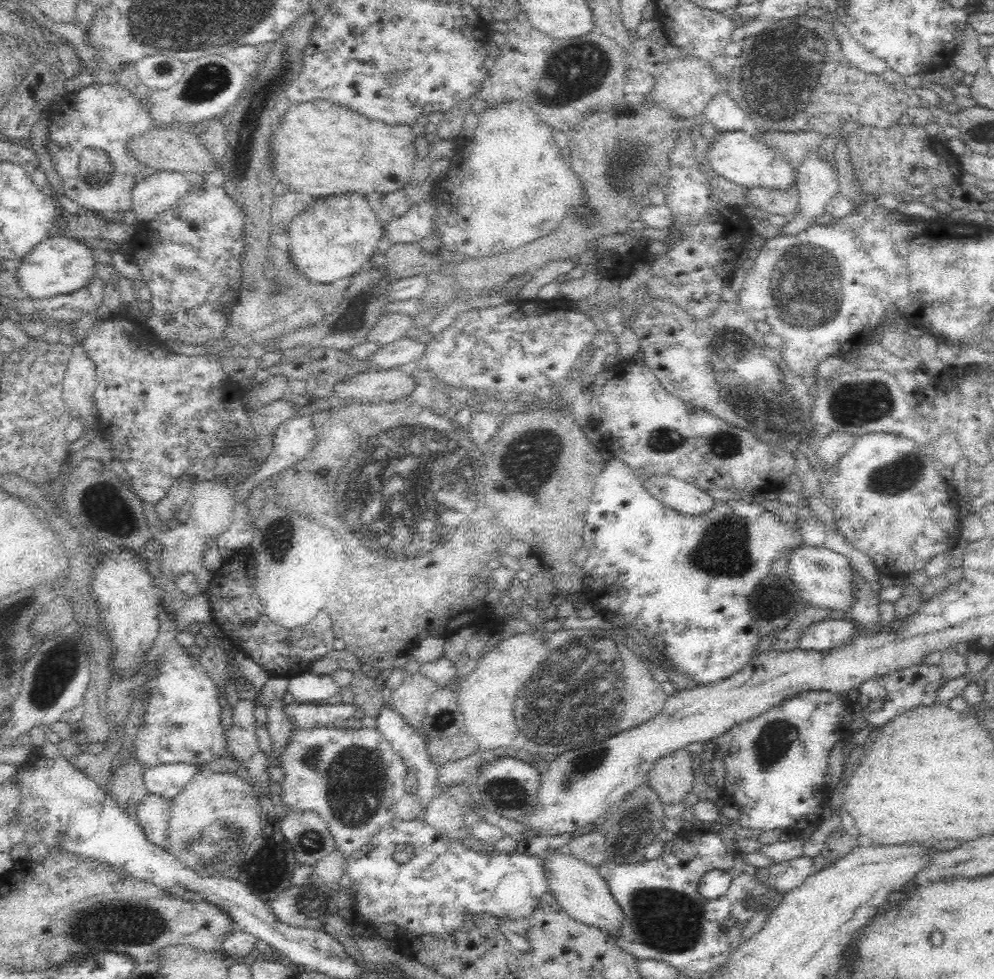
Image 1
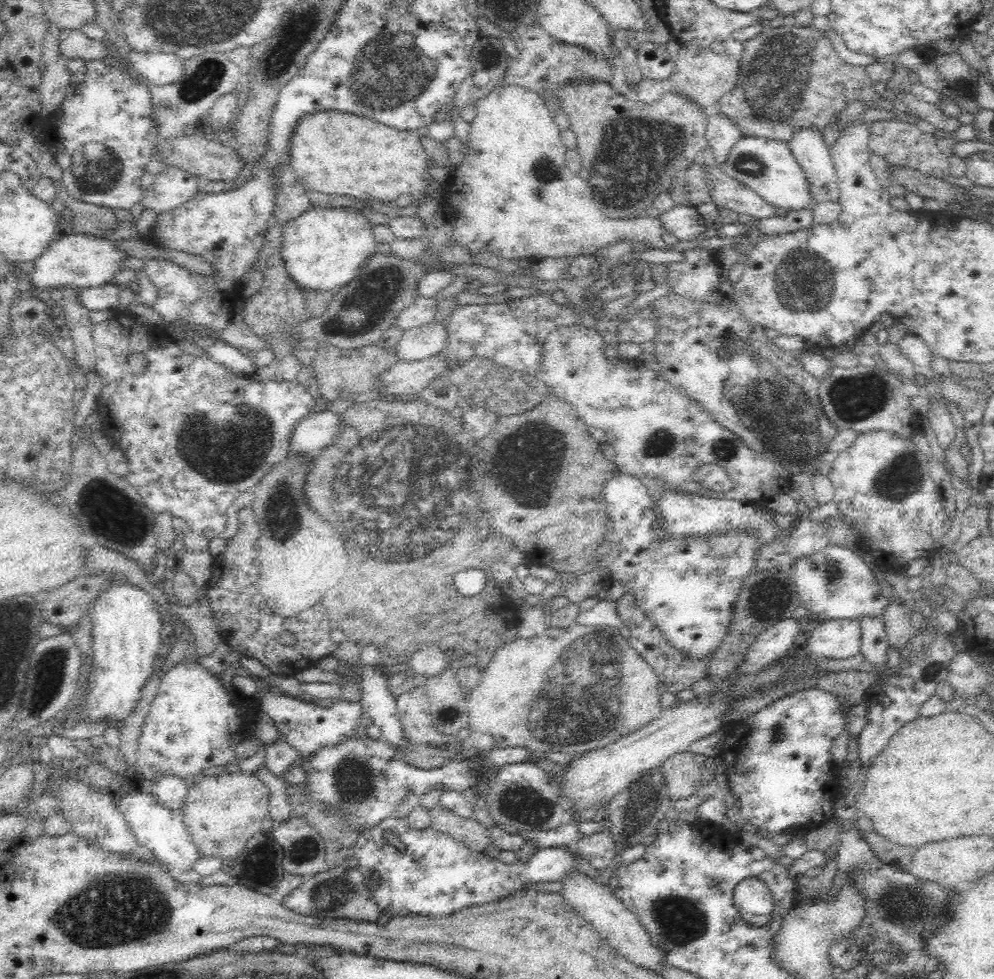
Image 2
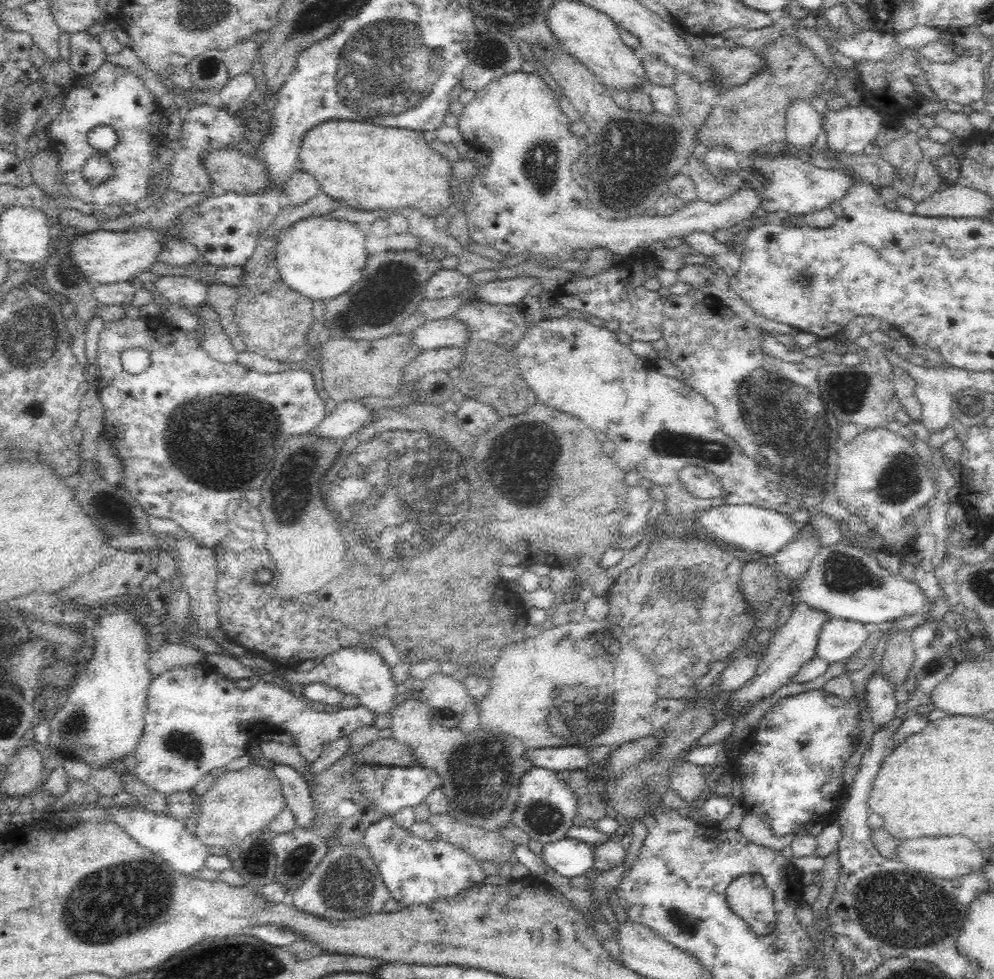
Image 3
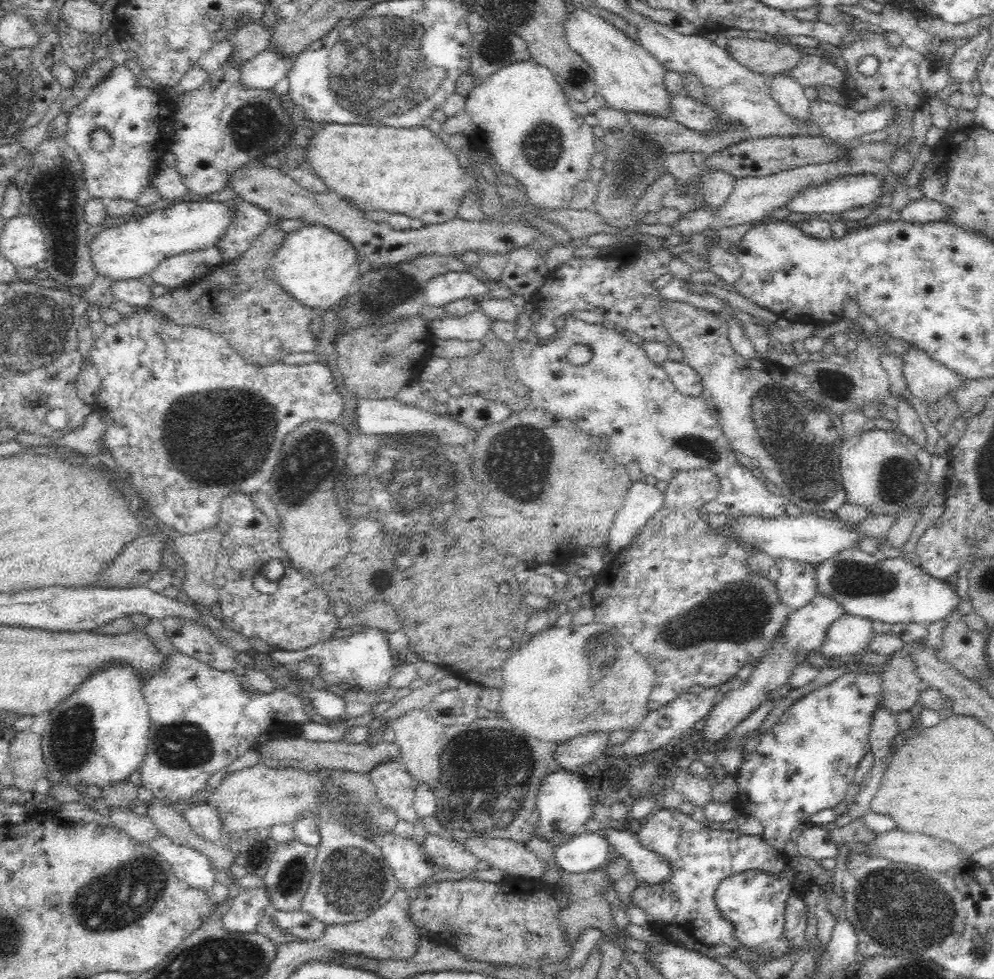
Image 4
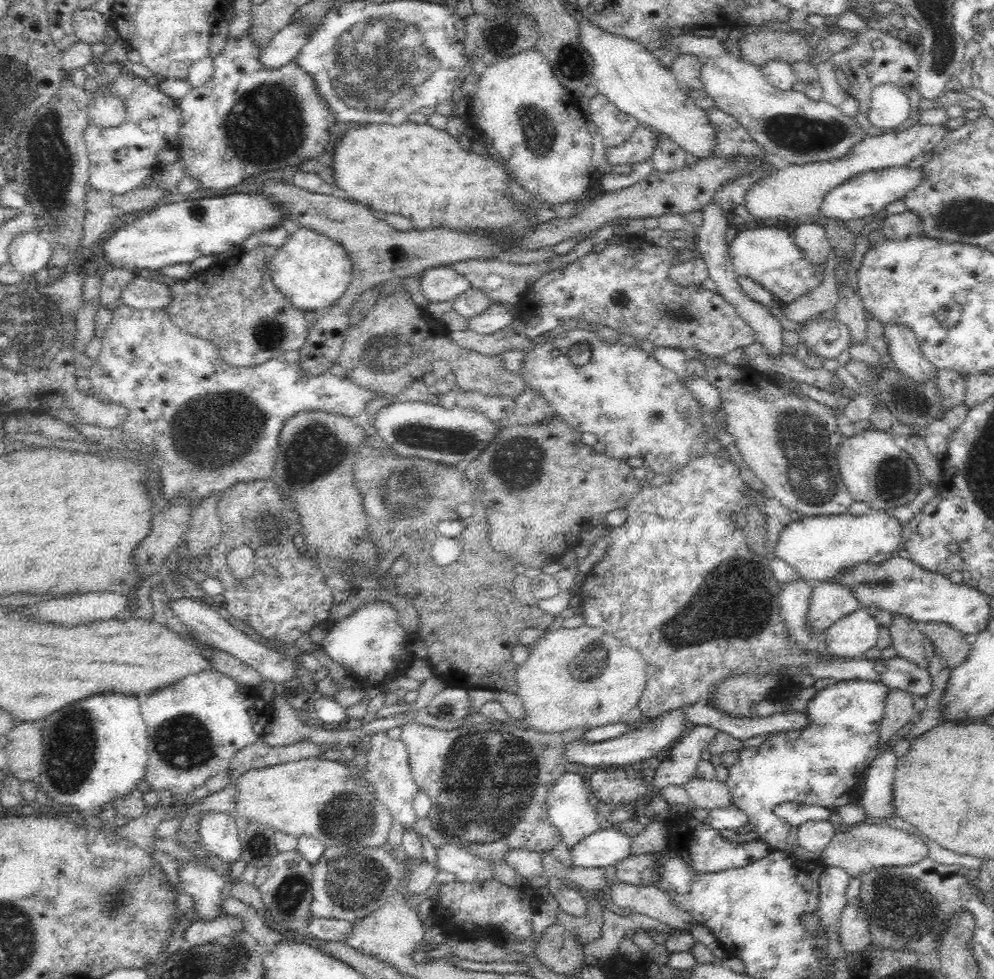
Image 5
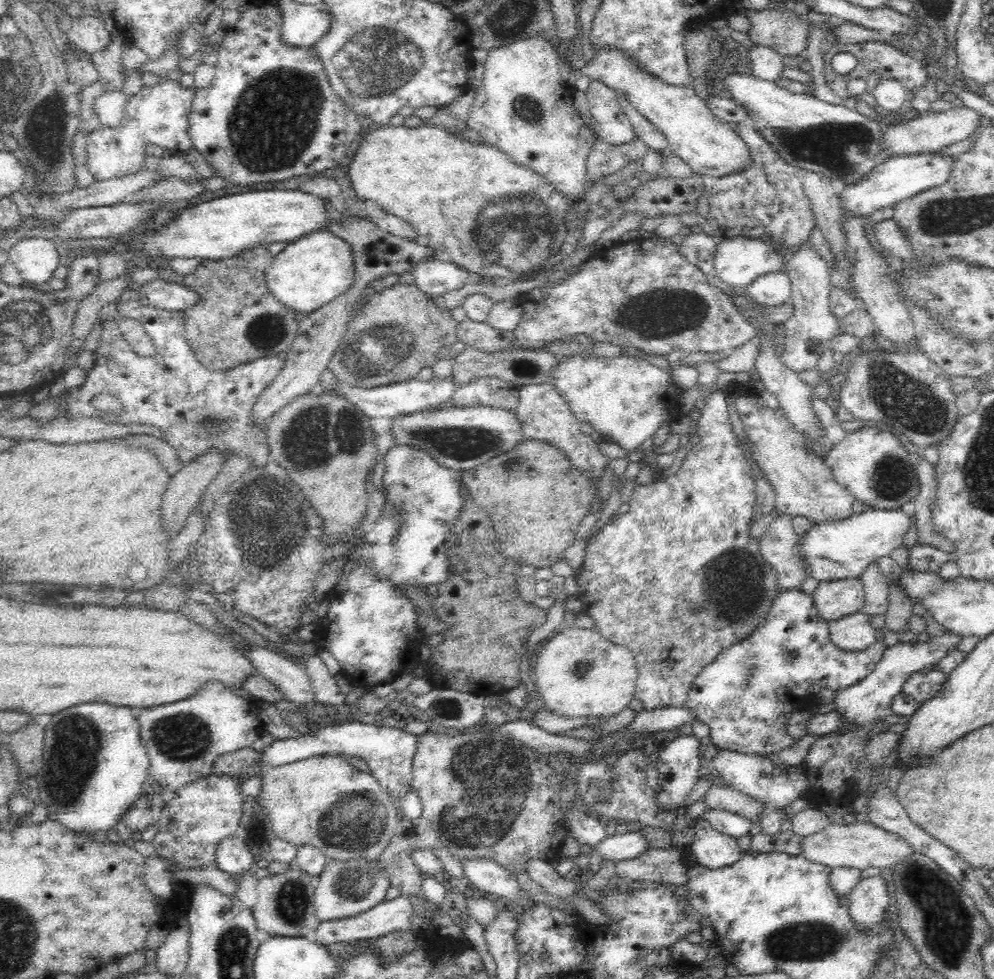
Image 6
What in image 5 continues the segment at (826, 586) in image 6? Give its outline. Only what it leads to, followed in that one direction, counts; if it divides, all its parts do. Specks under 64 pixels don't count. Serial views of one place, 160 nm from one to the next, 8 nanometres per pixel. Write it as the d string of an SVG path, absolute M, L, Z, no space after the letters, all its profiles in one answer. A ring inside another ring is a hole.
M828 581L814 583L808 607L807 628L818 636L859 608L853 592Z

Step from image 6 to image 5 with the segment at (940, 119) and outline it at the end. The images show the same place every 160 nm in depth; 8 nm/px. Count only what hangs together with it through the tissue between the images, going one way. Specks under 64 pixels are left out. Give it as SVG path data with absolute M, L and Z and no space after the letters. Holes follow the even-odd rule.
M914 126L906 131L890 130L881 136L865 137L852 146L841 158L822 160L822 162L806 162L806 164L788 164L774 173L760 178L744 196L746 211L758 222L776 222L776 220L792 219L792 227L816 223L820 202L826 192L834 190L843 181L873 170L884 170L894 167L904 167L921 153L928 154L944 139L946 127Z

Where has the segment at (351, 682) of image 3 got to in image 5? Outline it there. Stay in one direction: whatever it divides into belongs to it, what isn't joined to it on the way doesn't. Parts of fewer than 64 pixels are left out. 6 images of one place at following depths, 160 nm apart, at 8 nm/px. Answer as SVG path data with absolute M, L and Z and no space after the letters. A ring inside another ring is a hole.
M387 603L366 604L352 616L338 623L331 623L328 634L320 647L328 656L351 670L352 676L362 682L389 682L403 675L414 657L405 631L397 624L396 610Z

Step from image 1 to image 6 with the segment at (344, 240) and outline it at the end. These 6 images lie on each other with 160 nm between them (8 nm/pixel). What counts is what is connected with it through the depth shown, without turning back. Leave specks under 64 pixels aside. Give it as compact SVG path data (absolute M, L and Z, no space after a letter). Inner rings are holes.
M312 230L306 236L301 236L288 243L284 250L273 256L265 270L265 281L276 300L290 310L295 310L300 317L308 315L332 302L338 298L338 295L344 294L348 290L348 286L354 282L354 265L352 265L350 245L327 230Z

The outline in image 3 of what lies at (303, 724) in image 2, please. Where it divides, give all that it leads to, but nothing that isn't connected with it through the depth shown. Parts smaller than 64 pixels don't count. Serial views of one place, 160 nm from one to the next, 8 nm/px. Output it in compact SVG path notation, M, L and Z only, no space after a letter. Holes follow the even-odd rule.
M205 666L177 668L151 679L147 693L146 712L142 734L138 738L136 748L132 752L136 758L133 772L150 788L168 795L178 790L193 791L196 783L208 772L218 773L236 758L247 753L249 740L257 737L258 726L274 726L294 740L294 747L309 763L316 762L322 754L324 744L340 738L349 737L351 732L372 725L376 713L362 706L346 706L337 711L314 711L302 702L301 697L294 696L286 687L278 687L274 683L262 680L255 681L252 688L243 692L232 685L232 679L212 672Z

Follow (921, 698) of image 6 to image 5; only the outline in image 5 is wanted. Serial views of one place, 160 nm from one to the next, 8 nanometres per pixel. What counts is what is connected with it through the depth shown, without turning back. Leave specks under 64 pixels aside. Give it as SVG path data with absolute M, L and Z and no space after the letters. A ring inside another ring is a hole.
M726 449L721 454L708 452L700 455L674 473L670 484L650 487L646 483L646 488L638 490L626 506L626 523L611 529L606 556L585 576L581 585L584 624L603 629L626 642L647 662L646 690L638 705L642 718L653 719L678 706L706 701L728 677L746 673L776 675L782 669L792 667L802 669L815 680L881 682L889 690L900 689L916 698L926 697L932 689L928 669L904 657L818 656L811 650L799 648L791 640L790 630L784 625L780 613L778 596L781 583L774 578L769 560L749 550L743 531L739 531L730 519L730 514L745 508L745 500L740 502L744 498L740 470L728 456Z

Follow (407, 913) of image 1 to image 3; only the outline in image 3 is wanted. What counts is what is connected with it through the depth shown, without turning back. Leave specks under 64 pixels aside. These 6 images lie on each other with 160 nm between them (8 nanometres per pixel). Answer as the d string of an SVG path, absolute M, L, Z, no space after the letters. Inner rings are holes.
M393 815L371 824L360 845L368 849L390 898L402 904L403 909L451 899L463 890L486 884L484 881L490 877L484 873L481 861L465 850L435 837L418 837L411 829L398 826ZM563 838L543 844L540 856L548 868L569 879L584 875L594 864L592 846L578 840Z

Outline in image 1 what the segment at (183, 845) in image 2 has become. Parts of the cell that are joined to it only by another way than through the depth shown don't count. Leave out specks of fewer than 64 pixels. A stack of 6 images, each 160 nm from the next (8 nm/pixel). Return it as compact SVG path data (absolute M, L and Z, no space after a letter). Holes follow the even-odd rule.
M152 793L138 805L137 818L147 840L158 847L167 848L166 824L170 816L170 799Z

